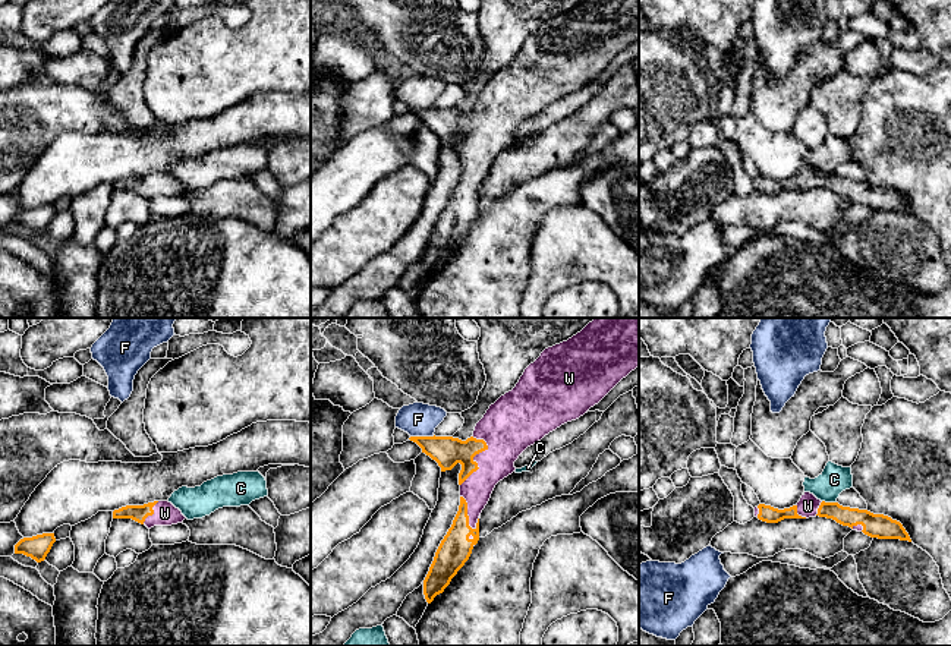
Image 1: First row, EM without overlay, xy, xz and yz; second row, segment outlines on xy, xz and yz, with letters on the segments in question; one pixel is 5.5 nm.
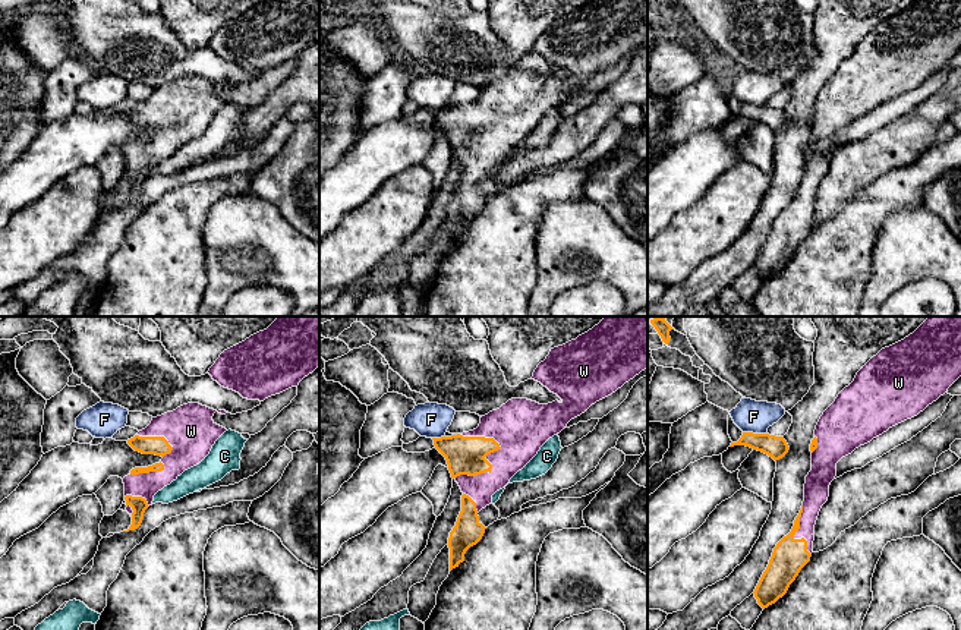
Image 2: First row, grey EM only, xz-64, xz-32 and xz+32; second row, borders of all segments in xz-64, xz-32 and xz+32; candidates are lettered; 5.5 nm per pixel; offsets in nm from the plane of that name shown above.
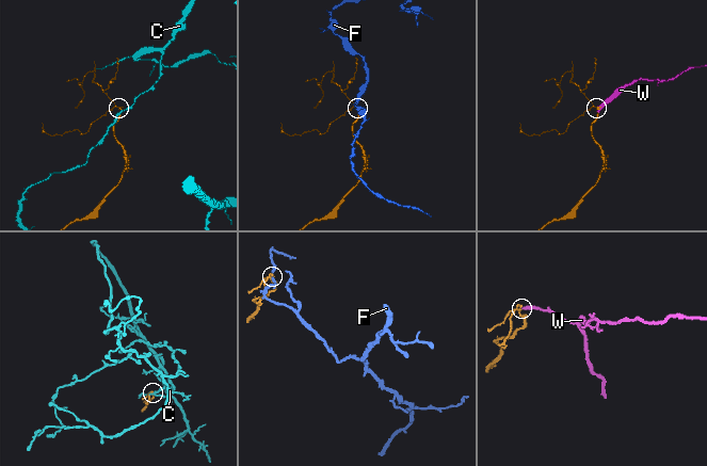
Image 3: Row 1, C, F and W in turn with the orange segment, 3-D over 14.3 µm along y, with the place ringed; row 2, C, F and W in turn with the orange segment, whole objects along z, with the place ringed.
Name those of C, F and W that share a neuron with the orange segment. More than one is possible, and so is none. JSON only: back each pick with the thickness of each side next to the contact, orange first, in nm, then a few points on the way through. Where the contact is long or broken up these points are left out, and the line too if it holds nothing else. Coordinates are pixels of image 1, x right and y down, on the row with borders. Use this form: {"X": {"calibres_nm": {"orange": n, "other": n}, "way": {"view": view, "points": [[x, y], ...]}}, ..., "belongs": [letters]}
{"W": {"calibres_nm": {"orange": 170, "other": 280}}, "belongs": ["W"]}

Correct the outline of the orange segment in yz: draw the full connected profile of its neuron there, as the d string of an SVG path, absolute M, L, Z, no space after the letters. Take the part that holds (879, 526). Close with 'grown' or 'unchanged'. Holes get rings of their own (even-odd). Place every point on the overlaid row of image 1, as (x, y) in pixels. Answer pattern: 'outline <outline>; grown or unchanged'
outline M804 492L800 501L784 510L759 504L755 507L755 517L766 523L778 523L784 519L809 519L809 517L832 519L853 530L863 532L878 539L900 539L911 542L903 524L884 514L873 514L867 510L843 507L838 502L825 502L813 494Z; grown

